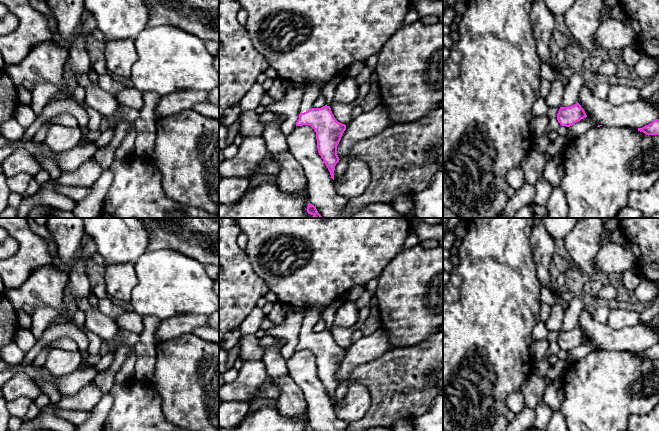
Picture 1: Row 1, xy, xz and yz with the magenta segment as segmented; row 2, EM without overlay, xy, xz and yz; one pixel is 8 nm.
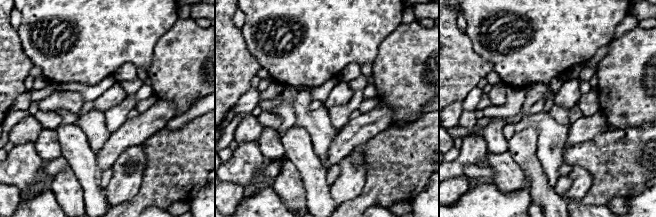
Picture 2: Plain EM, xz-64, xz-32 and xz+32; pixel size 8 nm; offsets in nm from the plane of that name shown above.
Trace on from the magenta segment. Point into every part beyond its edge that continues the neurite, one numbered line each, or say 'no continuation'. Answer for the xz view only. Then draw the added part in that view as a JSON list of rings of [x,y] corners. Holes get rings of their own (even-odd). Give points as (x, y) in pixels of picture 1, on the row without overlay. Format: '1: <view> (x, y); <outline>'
1: xz (312, 316); [[[315,306],[305,309],[303,320],[299,323],[300,337],[310,334],[315,325],[321,324],[321,313],[325,307]]]

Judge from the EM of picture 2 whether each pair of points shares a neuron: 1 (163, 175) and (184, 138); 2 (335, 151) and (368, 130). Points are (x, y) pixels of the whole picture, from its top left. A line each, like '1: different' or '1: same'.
1: same
2: same

